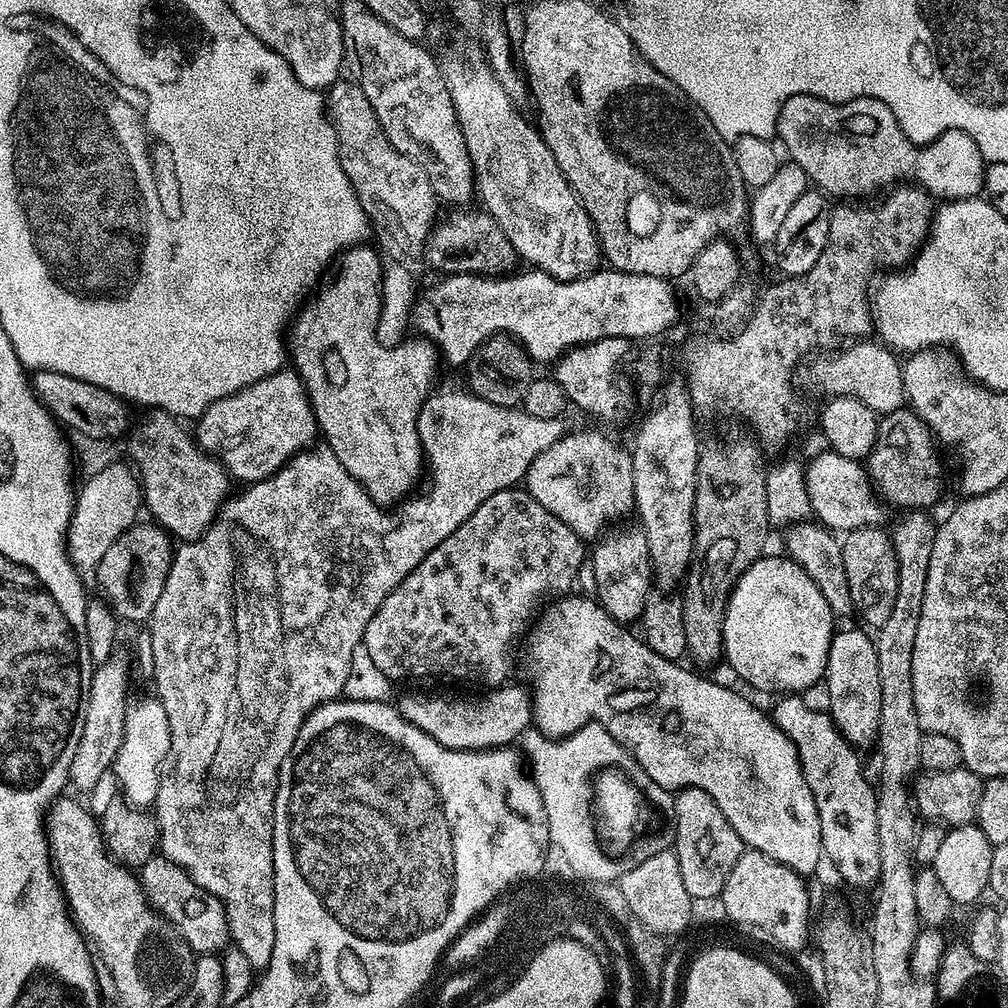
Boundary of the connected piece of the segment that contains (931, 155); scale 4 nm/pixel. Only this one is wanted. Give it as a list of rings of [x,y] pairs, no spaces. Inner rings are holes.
[[[798,94],[791,96],[788,101],[782,106],[782,110],[778,114],[778,122],[776,123],[776,136],[778,140],[784,143],[784,148],[788,151],[787,159],[793,164],[802,166],[802,170],[806,170],[809,181],[819,191],[827,194],[829,197],[835,198],[856,198],[852,196],[868,196],[871,192],[879,193],[881,190],[891,189],[893,186],[899,185],[901,182],[908,182],[921,187],[929,196],[939,198],[941,201],[947,202],[949,200],[970,200],[979,197],[984,190],[984,170],[986,161],[984,155],[978,150],[978,146],[974,142],[974,138],[970,138],[970,134],[966,134],[957,128],[947,128],[942,135],[936,136],[929,144],[921,144],[919,146],[912,143],[908,139],[908,135],[902,130],[902,126],[898,126],[898,122],[894,118],[894,114],[882,102],[878,102],[869,96],[863,96],[857,100],[847,100],[841,104],[831,104],[828,100],[822,98],[814,98],[806,94]]]

